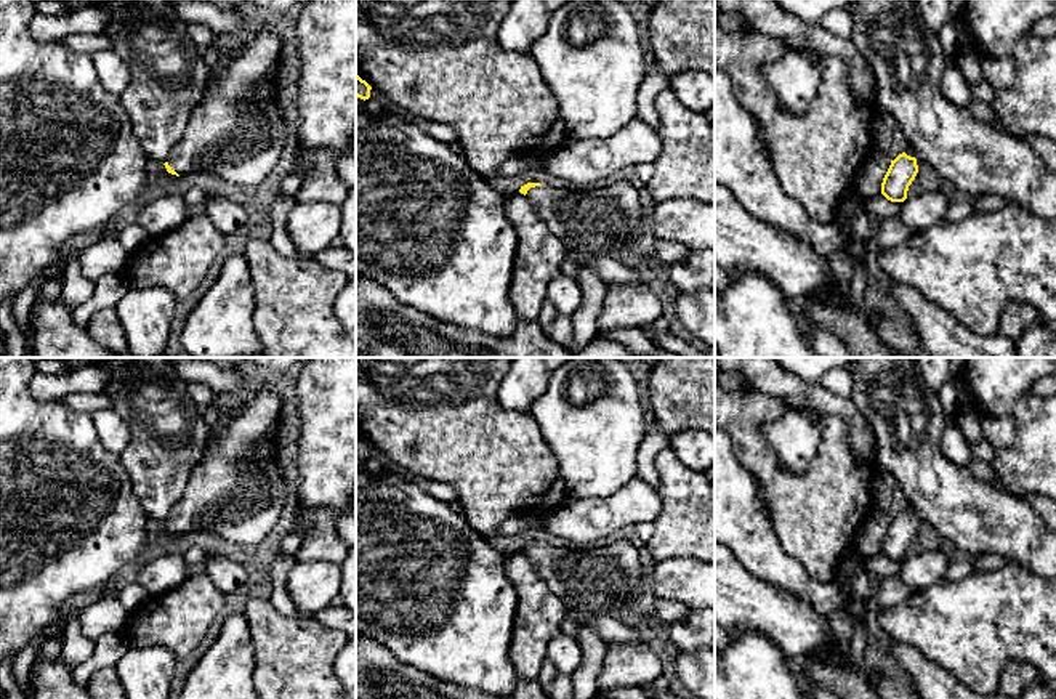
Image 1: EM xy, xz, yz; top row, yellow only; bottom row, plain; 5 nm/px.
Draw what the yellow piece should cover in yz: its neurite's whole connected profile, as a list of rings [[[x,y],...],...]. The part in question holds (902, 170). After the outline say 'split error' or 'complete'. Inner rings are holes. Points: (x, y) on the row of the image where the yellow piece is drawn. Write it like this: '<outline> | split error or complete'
[[[907,147],[899,154],[883,178],[881,194],[891,202],[904,202],[907,191],[918,173],[923,162],[915,156],[913,149]]] | split error

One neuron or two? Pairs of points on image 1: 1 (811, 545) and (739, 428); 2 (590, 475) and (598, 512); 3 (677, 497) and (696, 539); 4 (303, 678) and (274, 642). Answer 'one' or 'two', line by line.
1: one
2: two
3: one
4: one

